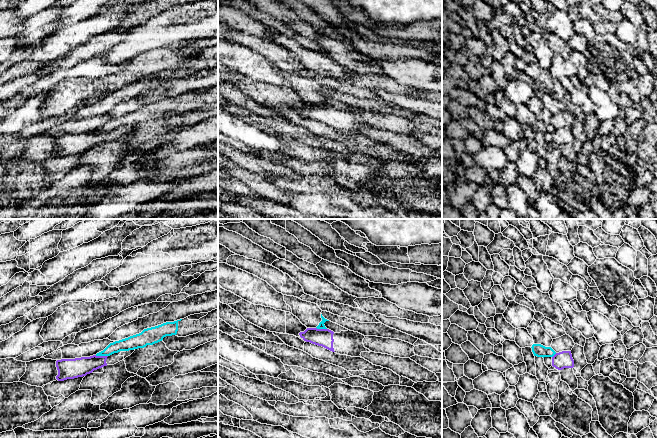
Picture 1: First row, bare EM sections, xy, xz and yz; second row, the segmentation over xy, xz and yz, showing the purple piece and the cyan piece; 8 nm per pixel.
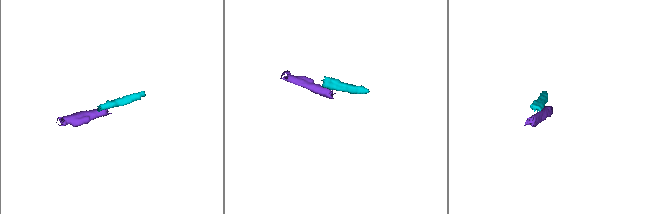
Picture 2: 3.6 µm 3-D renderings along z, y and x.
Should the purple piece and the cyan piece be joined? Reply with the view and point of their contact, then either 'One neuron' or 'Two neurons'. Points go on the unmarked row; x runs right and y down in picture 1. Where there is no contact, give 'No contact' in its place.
Touches purple at xy (101, 132). Two neurons

